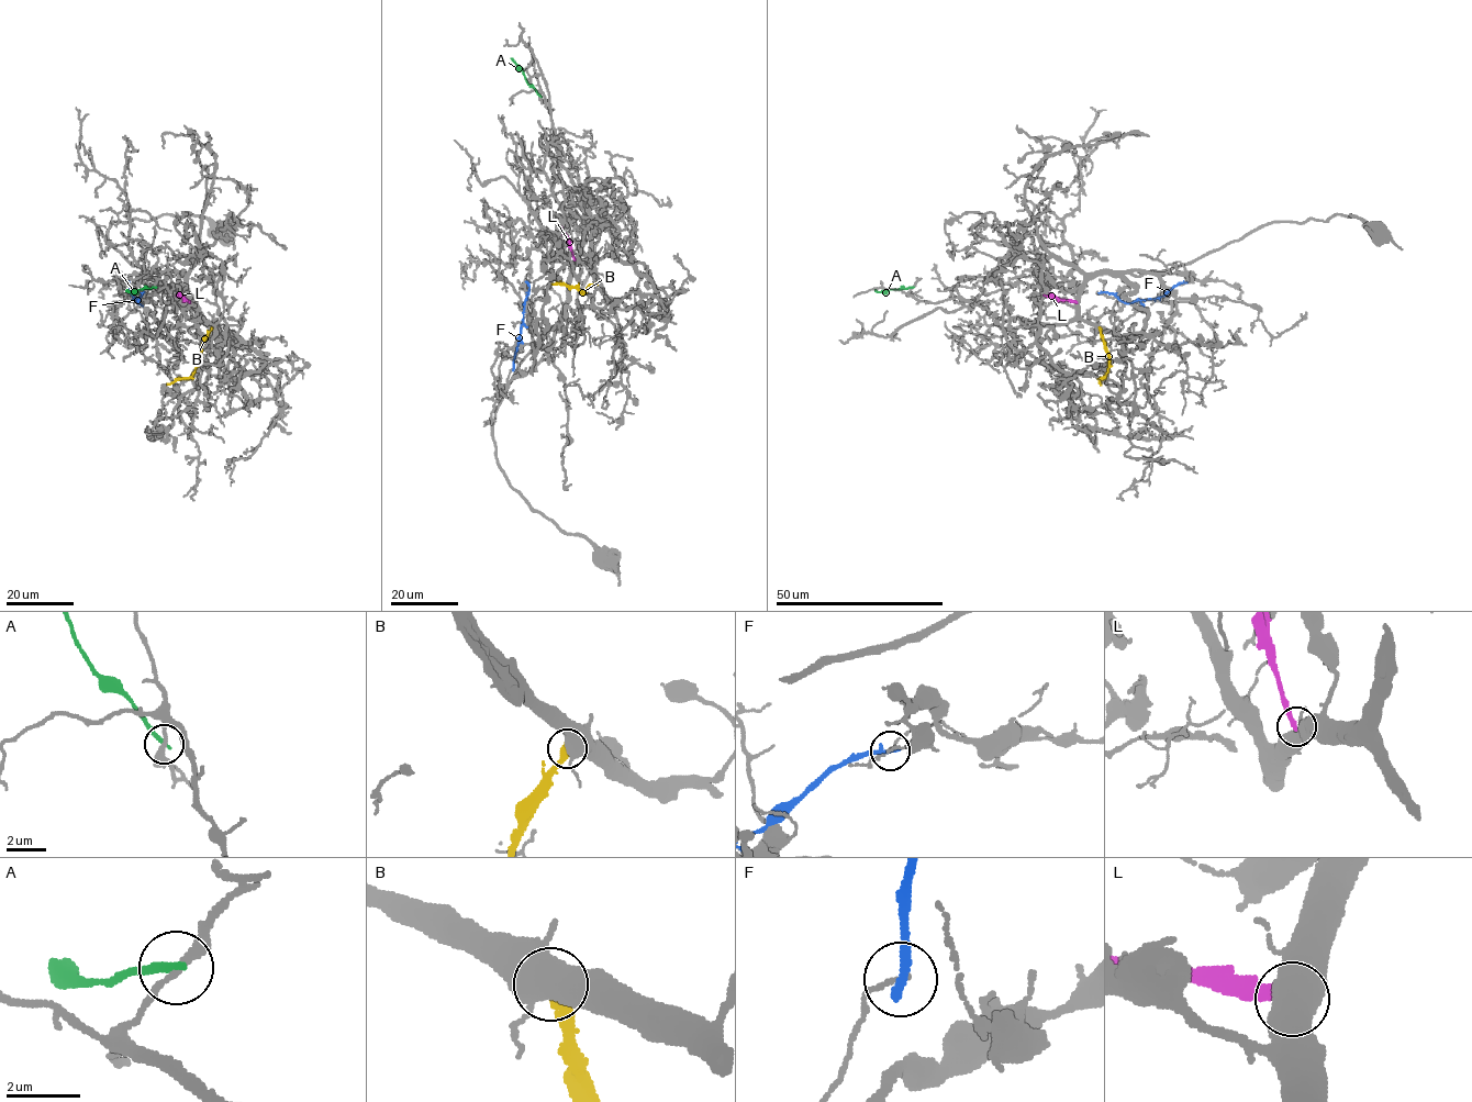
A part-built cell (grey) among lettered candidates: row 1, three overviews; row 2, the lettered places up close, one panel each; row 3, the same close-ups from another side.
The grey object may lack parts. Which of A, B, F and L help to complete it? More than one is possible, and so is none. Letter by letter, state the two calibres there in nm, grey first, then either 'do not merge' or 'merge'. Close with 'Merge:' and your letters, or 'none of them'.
A: 240 nm thick on the grey side, 240 nm on the other; do not merge
B: 500 nm thick on the grey side, 440 nm on the other; do not merge
F: 110 nm thick on the grey side, 280 nm on the other; do not merge
L: 750 nm thick on the grey side, 280 nm on the other; do not merge
Merge: none of them

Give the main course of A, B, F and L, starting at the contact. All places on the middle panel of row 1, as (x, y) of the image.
A: (541, 96), (511, 58)
B: (597, 282), (584, 291), (552, 284)
F: (513, 368), (530, 288), (525, 281)
L: (575, 259), (560, 226)

